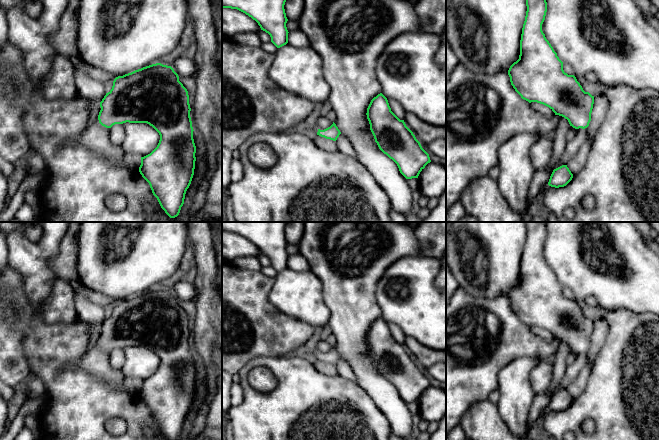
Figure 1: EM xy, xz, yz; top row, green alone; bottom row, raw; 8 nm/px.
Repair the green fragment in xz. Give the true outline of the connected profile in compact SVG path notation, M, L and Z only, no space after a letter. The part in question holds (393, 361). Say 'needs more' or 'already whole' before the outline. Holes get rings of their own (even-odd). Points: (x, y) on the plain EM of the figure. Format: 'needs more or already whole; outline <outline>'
already whole; outline M382 318L374 321L367 332L370 354L379 373L392 383L406 403L418 402L431 386L413 356L400 344Z

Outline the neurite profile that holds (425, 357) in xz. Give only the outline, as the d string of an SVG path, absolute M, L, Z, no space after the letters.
M406 336L404 346L420 367L429 368L439 362L446 363L446 351L430 349L411 336Z

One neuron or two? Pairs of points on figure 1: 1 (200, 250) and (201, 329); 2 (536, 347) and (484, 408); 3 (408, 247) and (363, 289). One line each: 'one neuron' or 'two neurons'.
1: one neuron
2: two neurons
3: one neuron

